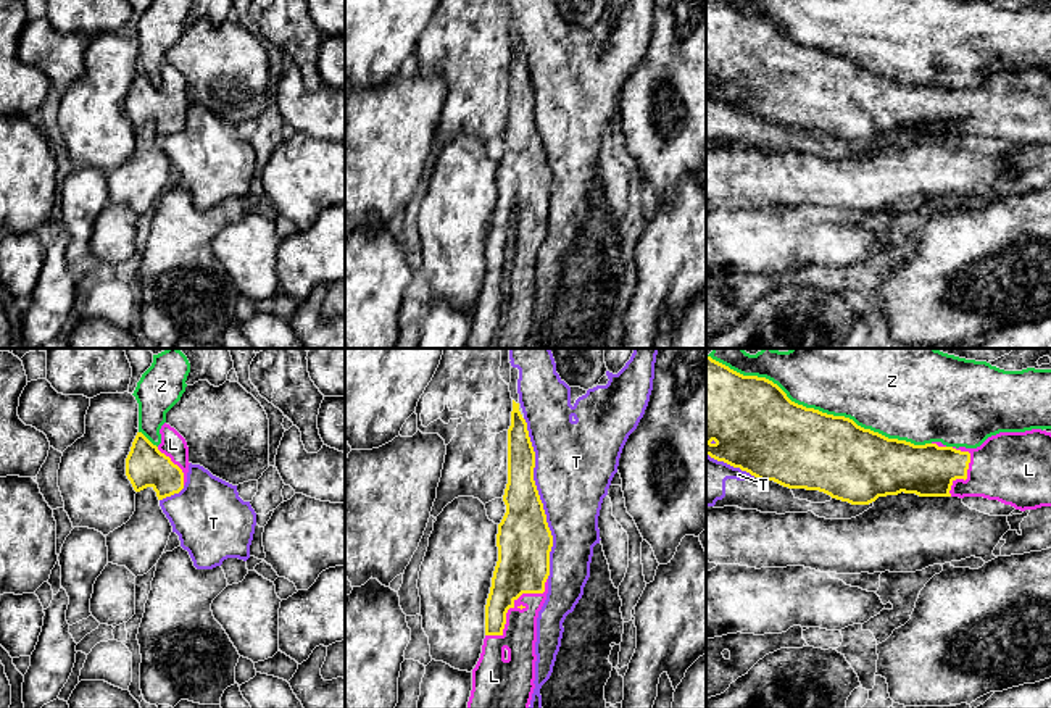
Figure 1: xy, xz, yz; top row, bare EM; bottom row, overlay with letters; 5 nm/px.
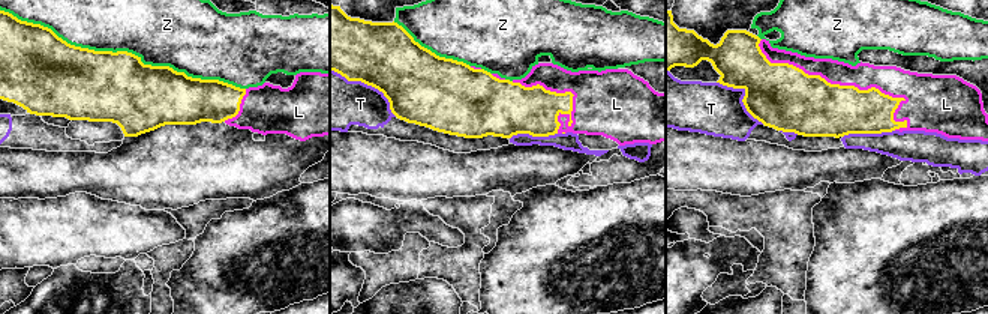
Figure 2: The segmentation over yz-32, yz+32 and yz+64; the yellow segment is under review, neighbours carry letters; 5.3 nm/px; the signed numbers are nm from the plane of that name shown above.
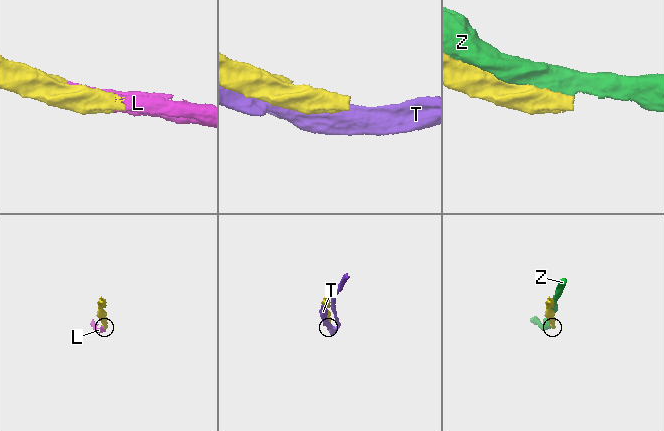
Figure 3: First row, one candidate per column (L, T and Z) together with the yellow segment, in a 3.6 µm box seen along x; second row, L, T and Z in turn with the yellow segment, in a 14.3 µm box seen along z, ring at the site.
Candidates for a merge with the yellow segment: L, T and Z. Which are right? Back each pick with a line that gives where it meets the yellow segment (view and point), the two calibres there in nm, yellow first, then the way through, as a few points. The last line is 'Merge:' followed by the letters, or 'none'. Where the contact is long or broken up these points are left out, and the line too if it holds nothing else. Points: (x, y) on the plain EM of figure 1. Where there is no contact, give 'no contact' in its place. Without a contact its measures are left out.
L: meets yellow in xz at (513, 244); 260 nm thick on the yellow side, 170 nm on the other
Merge: L

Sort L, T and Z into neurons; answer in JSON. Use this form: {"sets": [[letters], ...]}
{"sets": [["L"], ["T"], ["Z"]]}

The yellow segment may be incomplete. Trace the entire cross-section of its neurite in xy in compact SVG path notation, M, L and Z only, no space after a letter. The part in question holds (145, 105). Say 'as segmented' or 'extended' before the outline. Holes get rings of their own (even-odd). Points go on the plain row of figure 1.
extended | M164 61L160 73L156 85L137 71L126 97L126 115L135 131L152 126L163 139L184 127L190 102L187 81L174 66Z

